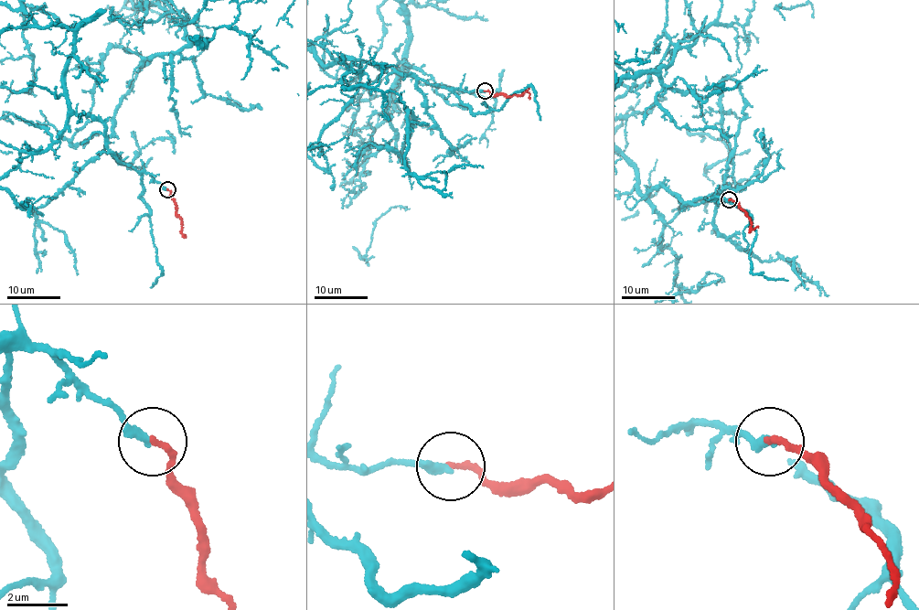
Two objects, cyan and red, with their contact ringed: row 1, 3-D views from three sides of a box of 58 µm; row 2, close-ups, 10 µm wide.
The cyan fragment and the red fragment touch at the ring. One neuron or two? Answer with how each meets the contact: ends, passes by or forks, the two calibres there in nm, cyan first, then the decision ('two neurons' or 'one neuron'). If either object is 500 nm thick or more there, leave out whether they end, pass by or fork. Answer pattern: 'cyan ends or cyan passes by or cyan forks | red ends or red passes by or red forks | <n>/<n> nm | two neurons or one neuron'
cyan ends | red ends | 280/190 nm | one neuron

